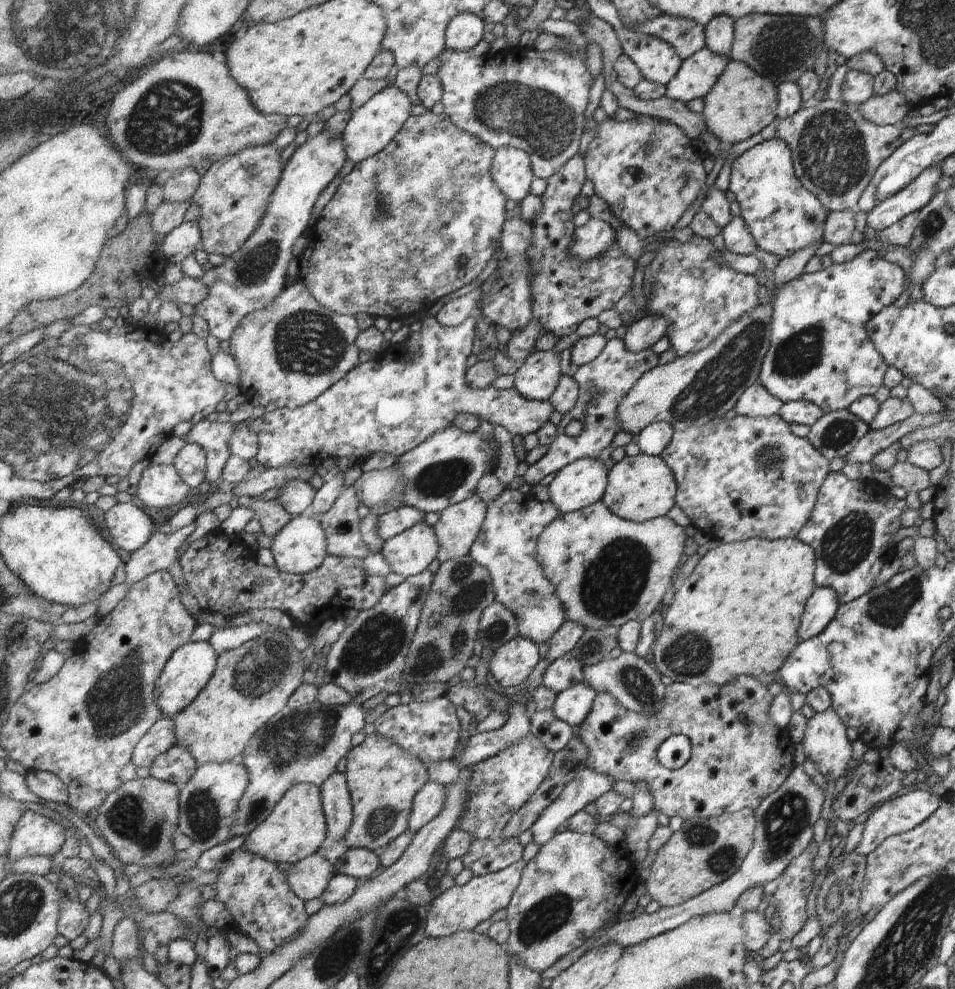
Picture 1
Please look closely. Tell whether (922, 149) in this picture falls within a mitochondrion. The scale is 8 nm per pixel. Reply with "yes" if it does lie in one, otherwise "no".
no

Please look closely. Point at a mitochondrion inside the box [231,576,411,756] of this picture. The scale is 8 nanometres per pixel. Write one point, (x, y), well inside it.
(377, 642)

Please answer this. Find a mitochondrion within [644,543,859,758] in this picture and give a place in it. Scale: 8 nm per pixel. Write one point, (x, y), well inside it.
(691, 655)

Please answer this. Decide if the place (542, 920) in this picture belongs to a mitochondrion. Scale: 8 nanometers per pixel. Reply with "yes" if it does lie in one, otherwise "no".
yes

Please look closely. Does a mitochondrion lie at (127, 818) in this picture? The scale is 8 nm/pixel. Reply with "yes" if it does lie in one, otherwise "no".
yes

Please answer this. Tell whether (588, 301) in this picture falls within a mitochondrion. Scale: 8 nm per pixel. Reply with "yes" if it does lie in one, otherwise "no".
no

